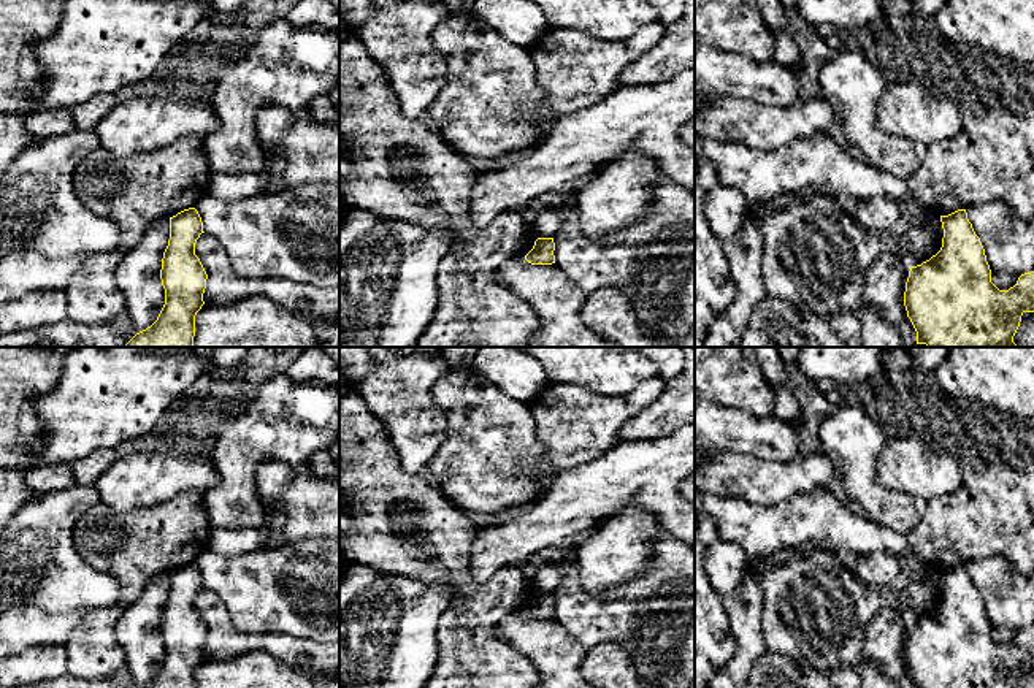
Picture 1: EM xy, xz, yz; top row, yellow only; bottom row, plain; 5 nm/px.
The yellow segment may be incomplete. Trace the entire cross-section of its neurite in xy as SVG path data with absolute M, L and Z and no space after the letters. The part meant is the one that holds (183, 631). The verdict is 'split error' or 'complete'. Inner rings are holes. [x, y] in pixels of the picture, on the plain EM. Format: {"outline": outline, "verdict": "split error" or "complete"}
{"outline": "M195 563L170 572L170 594L163 607L160 634L165 659L157 675L140 688L195 688L195 671L205 659L208 629L195 610L203 577Z", "verdict": "complete"}

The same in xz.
{"outline": "M538 593L533 604L525 610L525 615L531 620L552 620L555 618L553 606L553 593Z", "verdict": "complete"}

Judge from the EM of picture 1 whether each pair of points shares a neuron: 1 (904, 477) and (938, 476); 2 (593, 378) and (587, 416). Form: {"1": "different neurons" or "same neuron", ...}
{"1": "same neuron", "2": "different neurons"}

